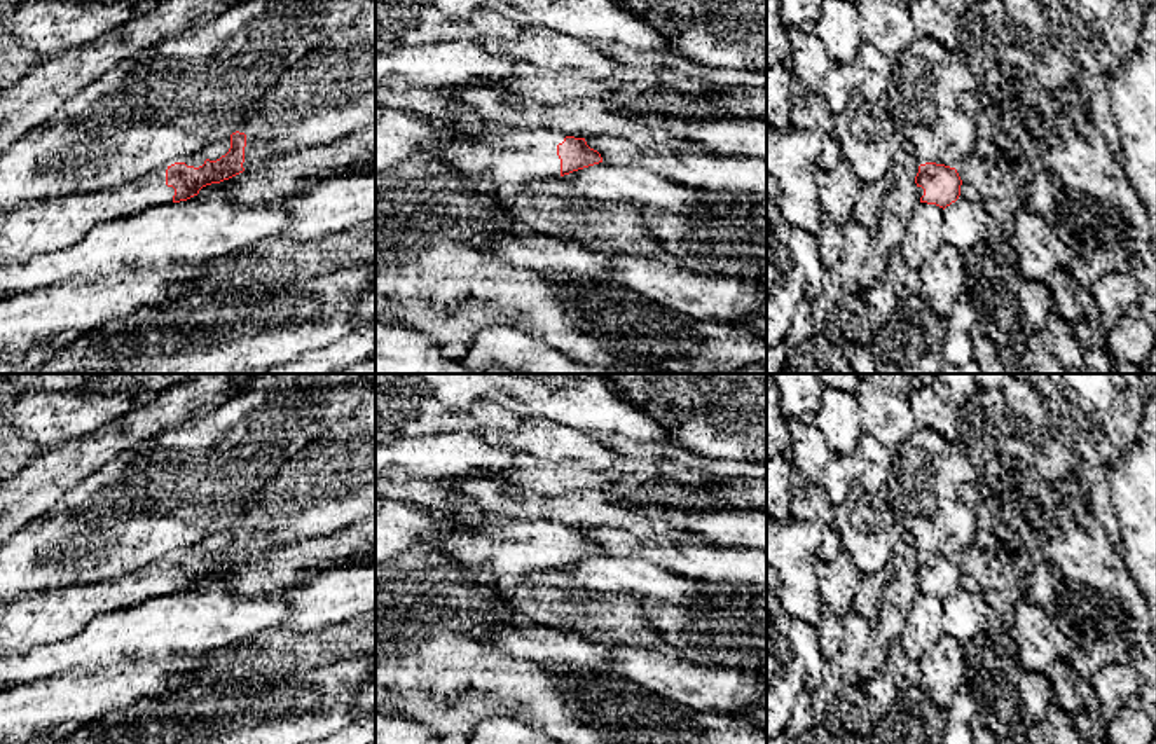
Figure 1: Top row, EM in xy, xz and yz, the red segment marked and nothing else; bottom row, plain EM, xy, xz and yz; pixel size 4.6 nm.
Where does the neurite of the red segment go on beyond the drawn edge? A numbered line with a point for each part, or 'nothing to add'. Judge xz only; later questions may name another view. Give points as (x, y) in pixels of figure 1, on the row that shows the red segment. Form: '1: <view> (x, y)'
1: xz (502, 161)

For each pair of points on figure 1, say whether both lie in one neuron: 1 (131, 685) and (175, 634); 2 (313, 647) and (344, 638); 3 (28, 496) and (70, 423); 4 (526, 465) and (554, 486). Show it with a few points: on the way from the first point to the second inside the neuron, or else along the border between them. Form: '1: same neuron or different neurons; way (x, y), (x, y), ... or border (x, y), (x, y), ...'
1: different neurons; border (192, 654), (159, 659), (121, 659), (112, 666)
2: same neuron; way (320, 647), (337, 641)
3: different neurons; border (100, 427), (75, 435), (63, 444)
4: same neuron; way (533, 472), (547, 479)

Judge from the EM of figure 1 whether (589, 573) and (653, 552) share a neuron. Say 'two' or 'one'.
two

